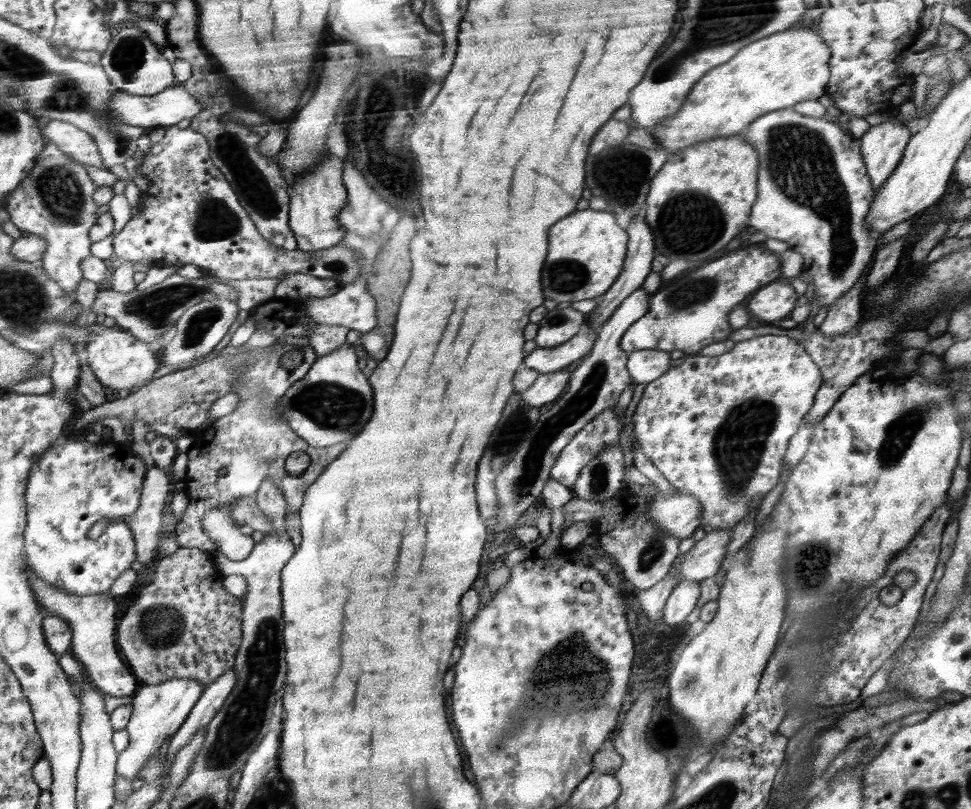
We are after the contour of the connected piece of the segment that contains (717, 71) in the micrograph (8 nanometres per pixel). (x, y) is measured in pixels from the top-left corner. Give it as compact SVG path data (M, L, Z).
M812 28L784 30L784 32L772 34L768 38L762 38L754 44L748 44L740 49L740 52L730 62L709 70L699 81L696 81L691 92L688 93L683 107L672 117L666 117L658 125L654 125L649 131L650 136L657 142L659 148L664 148L668 152L678 152L684 146L738 134L738 132L742 132L742 128L747 127L758 116L762 116L766 112L788 108L797 102L818 99L822 94L826 94L824 88L826 88L830 76L829 58L828 46L818 38L818 32Z

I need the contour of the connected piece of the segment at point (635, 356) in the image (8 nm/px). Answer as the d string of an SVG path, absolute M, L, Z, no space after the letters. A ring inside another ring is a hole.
M636 350L627 354L627 371L636 384L643 386L671 370L672 361L671 354L663 350Z

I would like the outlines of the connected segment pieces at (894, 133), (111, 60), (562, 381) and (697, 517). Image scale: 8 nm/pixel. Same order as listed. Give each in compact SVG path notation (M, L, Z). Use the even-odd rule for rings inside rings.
M895 116L861 136L861 154L875 194L896 170L912 134Z
M130 25L119 26L116 36L101 54L99 62L111 82L128 94L154 95L162 92L175 80L172 63L163 55L162 47L155 45L142 29Z
M568 370L542 374L526 392L519 393L521 401L536 408L555 401L564 392L571 374Z
M677 493L667 500L656 501L647 512L647 518L681 541L696 532L701 521L702 507L692 495Z

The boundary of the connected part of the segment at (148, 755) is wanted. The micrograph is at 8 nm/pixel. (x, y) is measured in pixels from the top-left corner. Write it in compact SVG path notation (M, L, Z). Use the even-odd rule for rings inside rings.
M172 678L160 684L142 684L133 698L131 721L125 726L130 734L130 744L117 756L115 772L126 780L136 780L139 772L164 747L173 734L183 726L183 722L195 708L196 701L203 694L203 682L194 678Z

